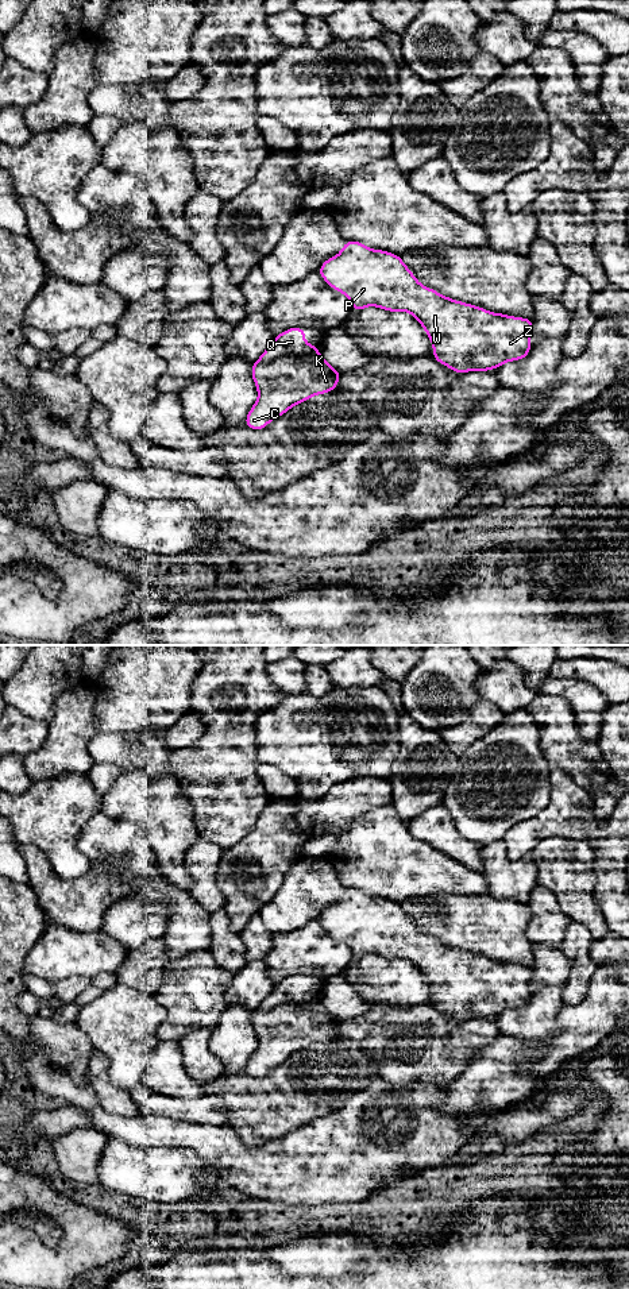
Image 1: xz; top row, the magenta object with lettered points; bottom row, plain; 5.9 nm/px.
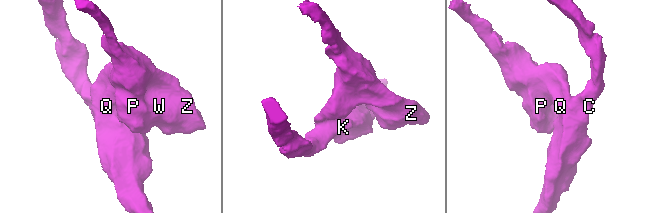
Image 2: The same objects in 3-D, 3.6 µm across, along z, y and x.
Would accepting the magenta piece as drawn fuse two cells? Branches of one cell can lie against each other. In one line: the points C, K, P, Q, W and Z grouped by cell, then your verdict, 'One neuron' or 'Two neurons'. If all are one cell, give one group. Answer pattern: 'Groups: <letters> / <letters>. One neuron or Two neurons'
Groups: C K / P Q W Z. Two neurons

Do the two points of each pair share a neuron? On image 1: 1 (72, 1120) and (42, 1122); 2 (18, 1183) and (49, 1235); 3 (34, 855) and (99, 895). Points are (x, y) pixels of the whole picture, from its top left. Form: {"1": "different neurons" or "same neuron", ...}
{"1": "same neuron", "2": "different neurons", "3": "same neuron"}

